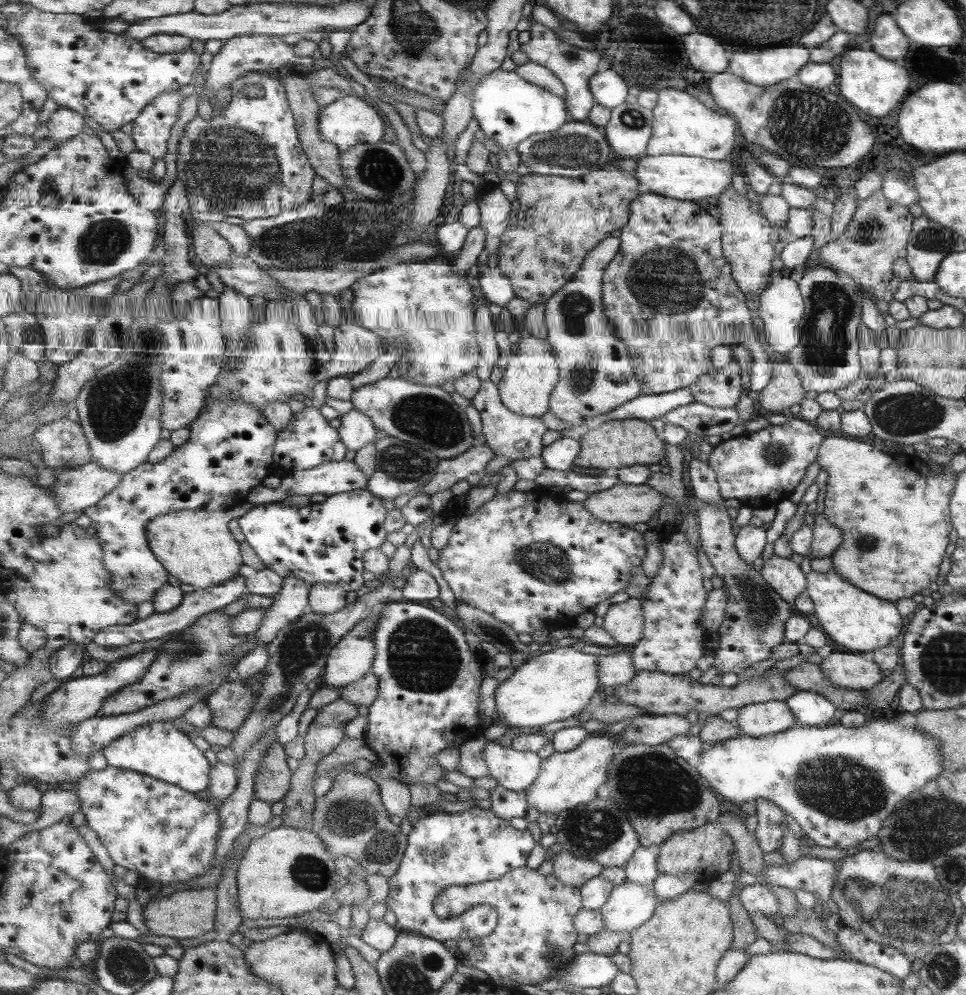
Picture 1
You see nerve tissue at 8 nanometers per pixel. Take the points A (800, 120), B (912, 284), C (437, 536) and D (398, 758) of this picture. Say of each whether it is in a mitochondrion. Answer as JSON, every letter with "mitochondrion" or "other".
{"A":"mitochondrion","B":"other","C":"other","D":"other"}

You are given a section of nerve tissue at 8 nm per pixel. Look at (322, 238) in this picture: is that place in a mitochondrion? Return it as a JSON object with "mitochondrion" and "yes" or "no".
{"mitochondrion":"yes"}

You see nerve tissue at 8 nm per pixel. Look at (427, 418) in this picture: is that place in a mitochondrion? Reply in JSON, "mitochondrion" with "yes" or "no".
{"mitochondrion":"yes"}

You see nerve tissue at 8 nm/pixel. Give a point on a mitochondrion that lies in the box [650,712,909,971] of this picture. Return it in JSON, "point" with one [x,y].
{"point":[846,790]}

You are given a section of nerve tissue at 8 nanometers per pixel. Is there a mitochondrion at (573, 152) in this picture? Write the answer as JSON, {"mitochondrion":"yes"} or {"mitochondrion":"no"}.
{"mitochondrion":"yes"}

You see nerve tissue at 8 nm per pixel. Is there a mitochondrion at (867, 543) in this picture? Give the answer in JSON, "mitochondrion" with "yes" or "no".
{"mitochondrion":"yes"}

